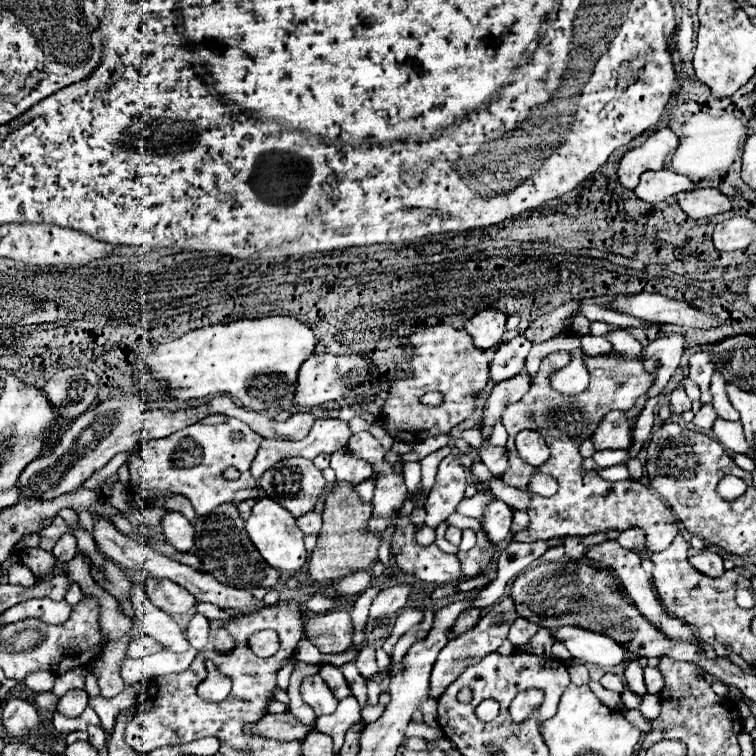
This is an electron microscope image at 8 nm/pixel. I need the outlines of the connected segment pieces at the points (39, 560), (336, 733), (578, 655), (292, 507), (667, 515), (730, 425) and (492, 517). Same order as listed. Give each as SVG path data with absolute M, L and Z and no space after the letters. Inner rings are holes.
M26 548L26 550L22 550L20 560L22 560L36 576L42 576L42 578L44 578L44 576L52 574L52 562L54 562L56 558L54 558L54 554L44 552L44 550L40 550L40 548Z
M350 694L344 700L340 700L336 712L332 712L328 716L320 716L316 720L316 728L318 728L318 732L332 736L334 750L338 754L344 744L344 736L346 736L348 728L352 728L356 722L360 722L360 706L358 706L356 698Z
M578 626L552 628L552 638L564 642L574 660L582 664L594 664L602 668L612 668L624 662L626 650L604 634L582 630Z
M288 458L288 460L280 460L272 468L268 468L262 474L262 478L258 480L258 486L262 488L262 492L264 492L266 498L272 498L282 508L286 508L292 516L298 518L298 516L314 510L314 504L316 504L318 496L322 494L322 490L326 486L326 480L324 480L322 472L314 466L312 460L306 460L306 458Z
M565 351L555 352L553 354L545 357L539 367L539 370L536 375L544 375L545 378L534 378L534 382L532 382L532 386L530 386L530 392L522 398L522 400L518 400L516 404L510 404L508 408L504 408L504 412L502 412L502 424L504 424L504 428L508 430L508 444L506 444L506 450L508 450L508 456L512 456L510 458L510 468L506 468L506 472L504 472L504 482L508 484L508 486L514 486L514 488L520 488L520 490L526 490L526 484L528 484L528 480L532 478L532 474L534 474L534 470L538 470L538 472L544 472L544 474L552 474L556 480L558 480L558 484L560 484L560 490L558 490L558 494L554 496L554 498L550 498L550 500L530 500L530 504L528 504L528 516L530 516L530 522L528 522L528 526L526 526L526 530L522 530L522 532L516 532L514 536L512 536L512 540L514 542L536 542L536 540L550 540L550 538L568 538L568 536L588 536L588 534L596 534L596 532L606 532L606 528L618 528L620 532L624 532L624 530L628 530L628 528L644 528L644 532L646 532L646 548L650 550L650 552L660 552L660 550L666 550L668 548L668 544L672 544L672 540L676 538L676 534L678 534L678 520L676 520L676 516L672 514L672 510L670 508L666 508L666 504L654 494L654 492L650 492L644 484L640 484L640 482L634 482L634 480L624 480L624 482L606 482L606 480L602 480L600 476L590 476L592 472L590 470L586 470L586 472L582 472L582 456L580 456L580 444L586 440L586 438L590 438L592 434L594 434L594 430L596 430L596 426L600 424L600 420L608 414L608 412L612 412L612 410L622 410L622 412L626 412L626 410L630 410L646 392L648 392L648 388L650 388L650 384L652 384L652 376L648 376L648 372L644 372L644 364L642 364L642 360L624 360L622 356L618 356L616 352L612 352L612 354L608 354L608 356L584 356L584 362L586 362L586 368L588 368L588 372L590 372L590 386L586 388L586 392L580 392L580 394L576 394L576 396L566 396L566 394L558 394L554 388L551 388L549 385L549 375L553 372L557 371L560 367L564 366L565 355L560 356L560 361L557 362L557 354L565 354ZM522 430L536 430L536 432L540 432L542 436L544 436L544 440L550 444L550 460L546 460L542 466L538 466L538 468L534 468L534 466L530 466L530 464L526 464L524 460L520 460L520 456L518 456L518 452L516 452L516 448L514 448L514 444L512 444L512 440L514 440L514 436L518 434L518 432L522 432Z
M716 418L712 432L724 446L730 448L730 452L742 452L742 454L754 458L754 448L748 446L748 442L746 442L742 422L728 422L728 420ZM732 448L736 448L736 450L732 450Z
M492 500L492 504L488 504L488 508L484 510L482 520L482 528L488 540L492 540L492 544L500 544L504 538L510 536L510 524L512 524L510 506L500 500Z

